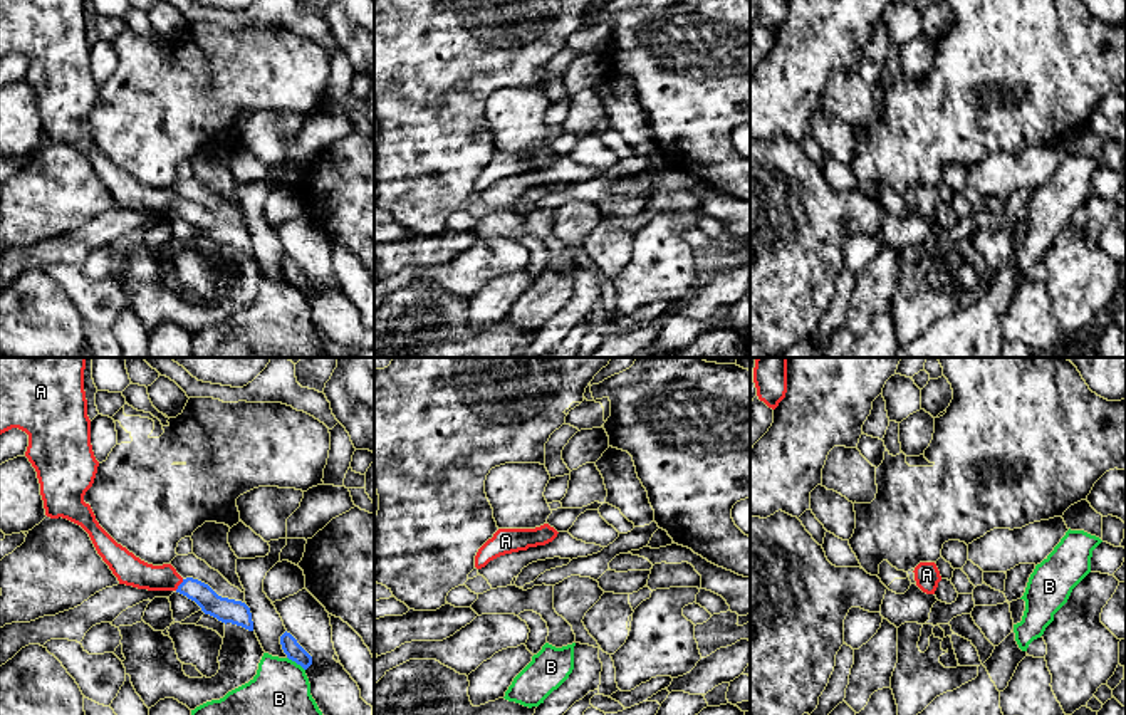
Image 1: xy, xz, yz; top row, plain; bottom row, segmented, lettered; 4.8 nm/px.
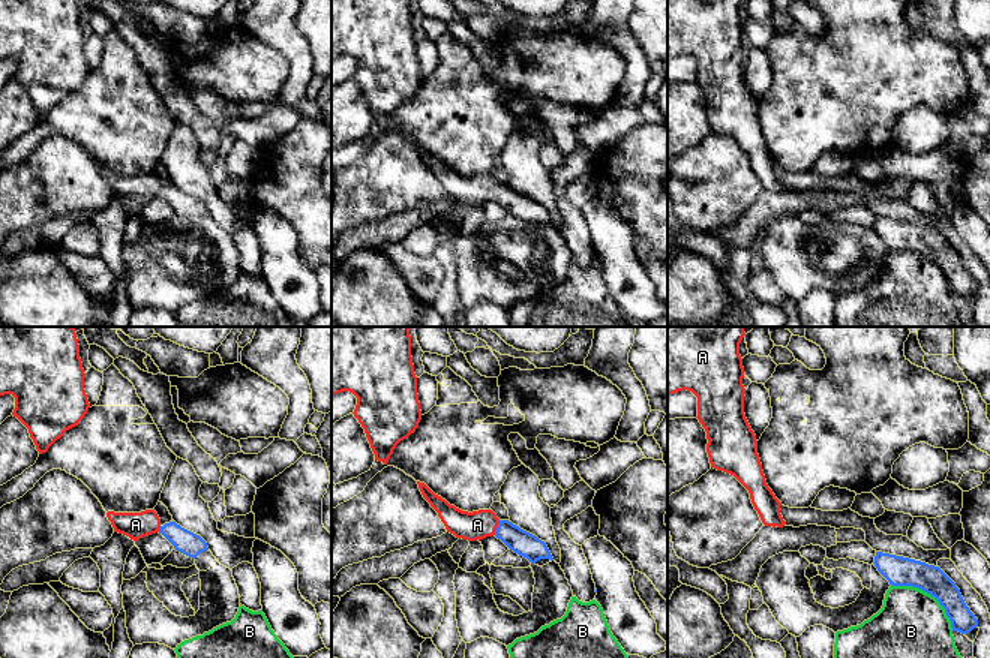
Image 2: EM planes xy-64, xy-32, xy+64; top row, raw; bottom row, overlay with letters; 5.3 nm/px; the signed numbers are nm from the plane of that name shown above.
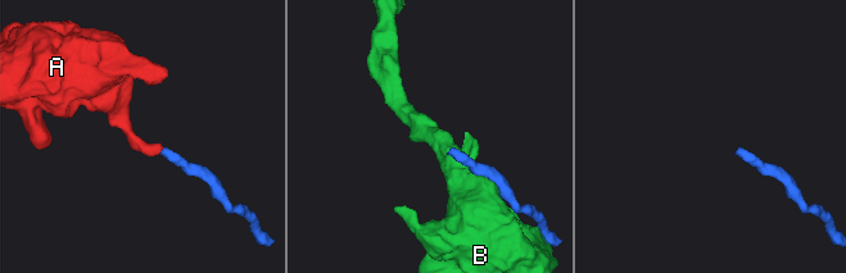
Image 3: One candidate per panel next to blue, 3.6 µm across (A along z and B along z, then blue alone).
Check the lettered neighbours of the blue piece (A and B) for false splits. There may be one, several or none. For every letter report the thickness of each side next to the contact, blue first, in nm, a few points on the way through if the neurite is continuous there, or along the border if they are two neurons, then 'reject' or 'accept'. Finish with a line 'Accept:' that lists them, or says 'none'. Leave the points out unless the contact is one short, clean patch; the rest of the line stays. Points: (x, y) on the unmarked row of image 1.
A: calibres 120 and 140 nm; way xy (225, 234), (180, 208), (131, 195); accept
B: calibres 90 and 360 nm; reject
Accept: A

